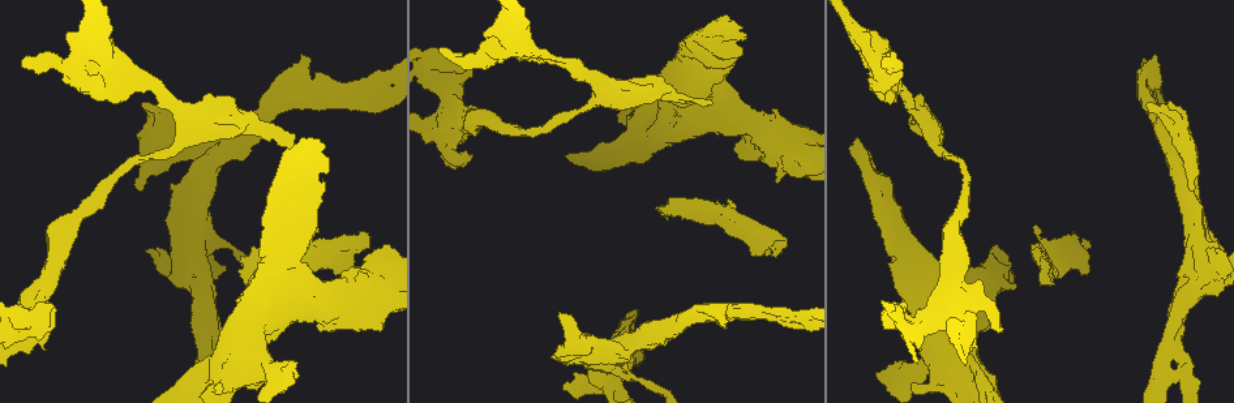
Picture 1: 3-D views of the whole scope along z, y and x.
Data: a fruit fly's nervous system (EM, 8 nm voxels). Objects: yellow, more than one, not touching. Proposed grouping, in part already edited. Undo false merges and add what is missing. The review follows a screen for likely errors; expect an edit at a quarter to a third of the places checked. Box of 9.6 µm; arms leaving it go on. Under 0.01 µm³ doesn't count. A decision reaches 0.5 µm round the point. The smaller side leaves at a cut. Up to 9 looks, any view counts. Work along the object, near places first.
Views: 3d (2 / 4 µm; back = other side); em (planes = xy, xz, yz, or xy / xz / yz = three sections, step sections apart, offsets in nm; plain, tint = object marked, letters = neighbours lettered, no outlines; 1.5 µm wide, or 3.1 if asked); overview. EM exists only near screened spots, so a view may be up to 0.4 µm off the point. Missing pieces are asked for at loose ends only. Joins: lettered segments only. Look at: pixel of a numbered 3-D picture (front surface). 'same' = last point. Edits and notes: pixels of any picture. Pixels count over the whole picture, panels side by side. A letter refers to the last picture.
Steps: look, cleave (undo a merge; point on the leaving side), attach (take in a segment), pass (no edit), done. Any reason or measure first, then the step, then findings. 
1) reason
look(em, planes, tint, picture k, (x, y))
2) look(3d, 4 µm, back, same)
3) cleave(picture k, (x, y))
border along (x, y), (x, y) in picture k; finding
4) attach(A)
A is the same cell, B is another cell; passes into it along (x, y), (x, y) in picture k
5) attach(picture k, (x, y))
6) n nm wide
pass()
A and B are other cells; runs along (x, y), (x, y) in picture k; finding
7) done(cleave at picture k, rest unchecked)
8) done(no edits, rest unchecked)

thick turns thin
look(em, xz, step 4, tint, picture 1, (967, 186))

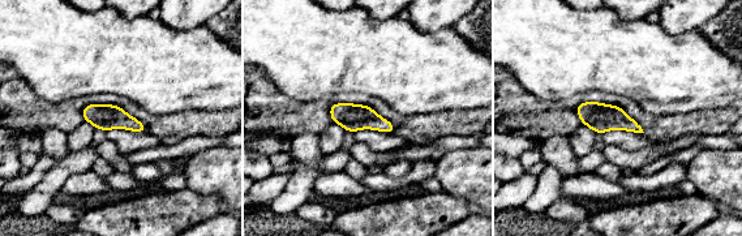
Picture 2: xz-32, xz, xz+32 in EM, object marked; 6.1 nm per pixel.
cut it another way
look(em, planes, letters, same)

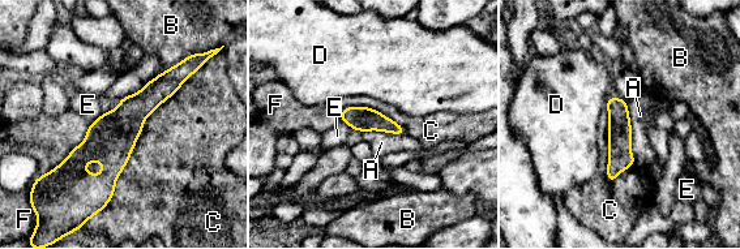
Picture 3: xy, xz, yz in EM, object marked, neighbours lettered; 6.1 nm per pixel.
140 nm wide
pass()
A, B, C, D, E and F are other cells; border along (625, 102), (636, 164) in picture 3; one neuron here

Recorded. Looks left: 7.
thin end
look(3d, 4 µm, picture 1, (708, 105))

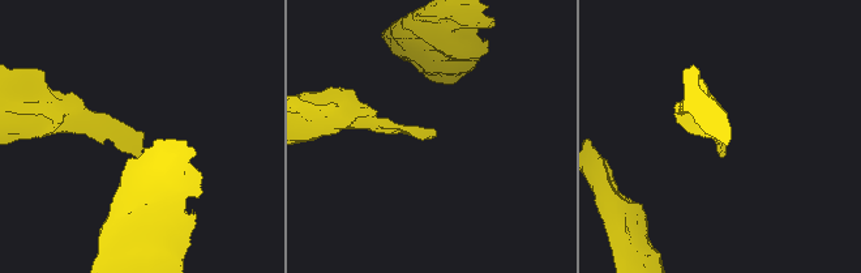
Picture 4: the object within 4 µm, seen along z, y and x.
now the EM
look(em, xz, step 8, letters, picture 4, (427, 137))

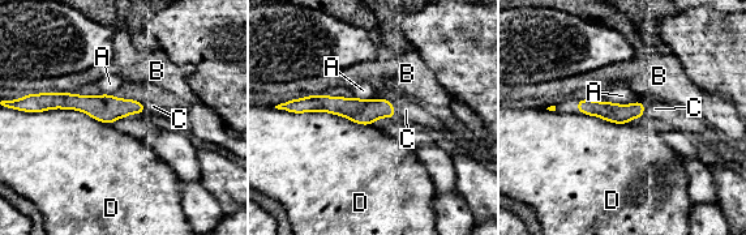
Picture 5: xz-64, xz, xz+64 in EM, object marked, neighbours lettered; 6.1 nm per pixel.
attach(C)
C is the same cell, A, B and D are other cells; the neuron continues

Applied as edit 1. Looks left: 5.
look(overview)

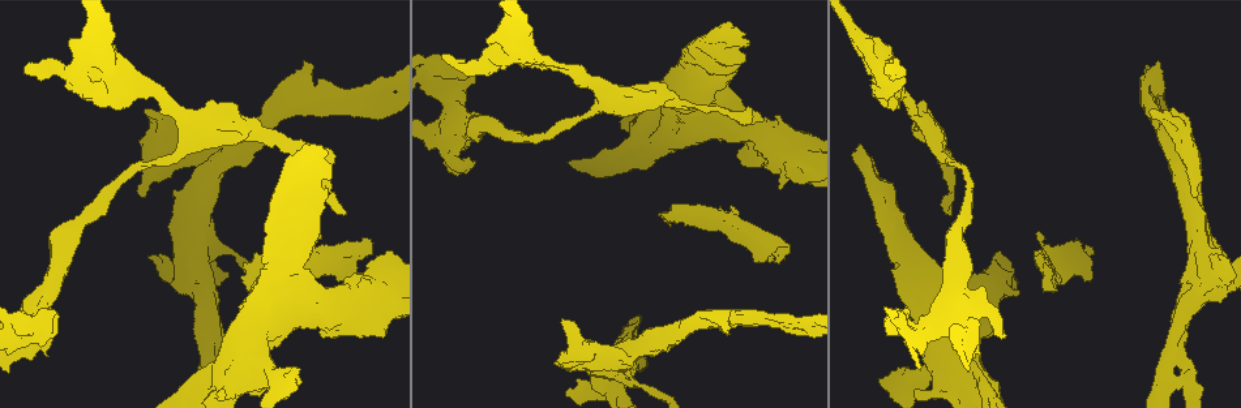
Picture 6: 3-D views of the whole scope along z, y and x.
thick end
look(em, xy, step 4, letters, picture 6, (985, 388))

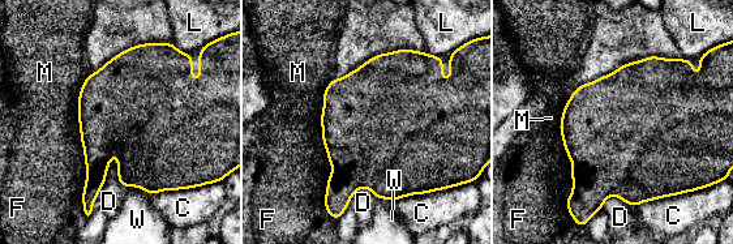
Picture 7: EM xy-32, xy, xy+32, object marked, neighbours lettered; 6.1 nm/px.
another direction
look(em, planes, letters, same)

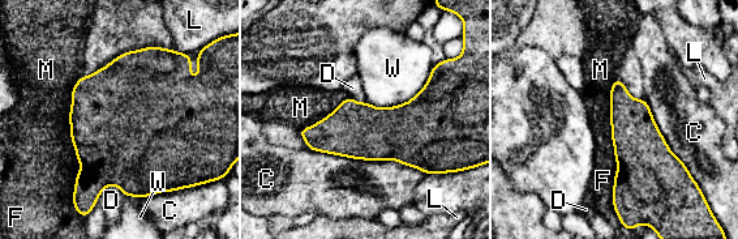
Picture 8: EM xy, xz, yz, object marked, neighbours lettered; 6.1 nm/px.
C touches over 750 nm
pass()
C, D, F, L, M and W are other cells; none of them fits

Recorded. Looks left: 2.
branch stops here
look(em, yz, step 4, tint, picture 6, (881, 382))

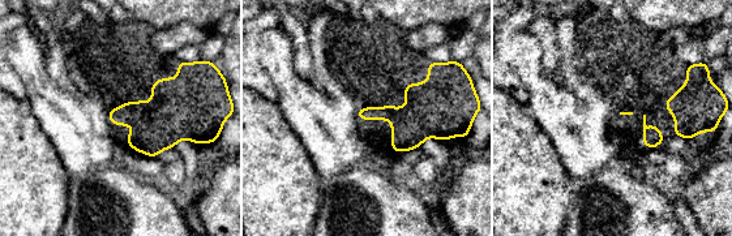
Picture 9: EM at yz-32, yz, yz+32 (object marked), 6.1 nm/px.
look(em, planes, letters, same)

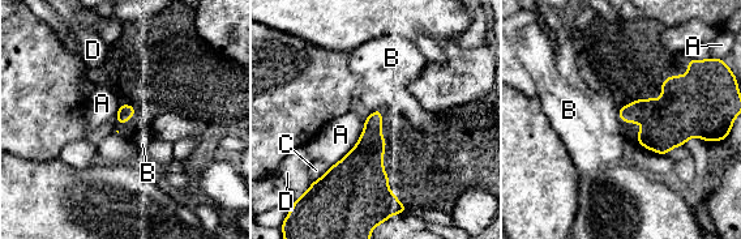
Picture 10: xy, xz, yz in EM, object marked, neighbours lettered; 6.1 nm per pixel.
pass()
A, B, C and D are other cells; border along (616, 110), (621, 120) in picture 10; none of them fits

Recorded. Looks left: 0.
done(attach at picture 5, rest unchecked)

